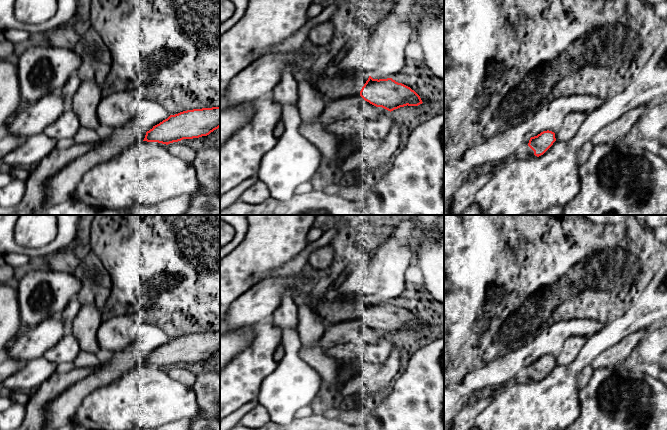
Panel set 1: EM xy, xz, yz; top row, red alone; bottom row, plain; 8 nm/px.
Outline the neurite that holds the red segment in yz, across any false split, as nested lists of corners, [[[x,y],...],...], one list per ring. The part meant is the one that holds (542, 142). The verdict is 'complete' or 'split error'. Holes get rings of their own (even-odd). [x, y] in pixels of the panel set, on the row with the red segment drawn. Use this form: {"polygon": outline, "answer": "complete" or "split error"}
{"polygon": [[[543,131],[537,136],[528,137],[524,143],[524,154],[535,155],[537,157],[543,155],[556,141],[555,133],[552,131]]], "answer": "split error"}

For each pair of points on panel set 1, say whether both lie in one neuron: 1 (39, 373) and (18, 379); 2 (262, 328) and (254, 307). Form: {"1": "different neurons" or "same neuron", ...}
{"1": "same neuron", "2": "different neurons"}

